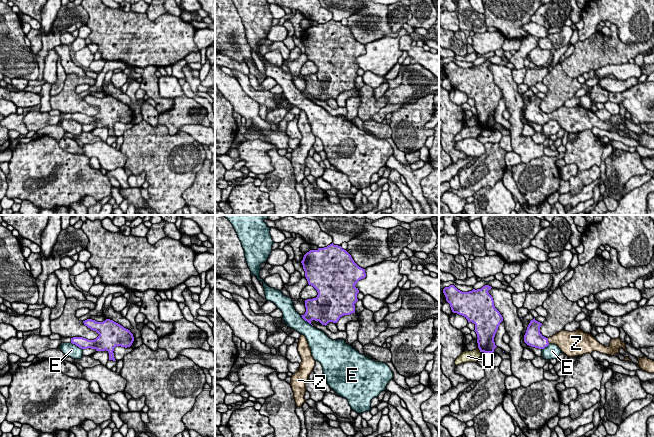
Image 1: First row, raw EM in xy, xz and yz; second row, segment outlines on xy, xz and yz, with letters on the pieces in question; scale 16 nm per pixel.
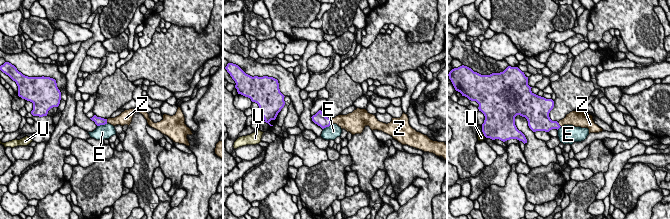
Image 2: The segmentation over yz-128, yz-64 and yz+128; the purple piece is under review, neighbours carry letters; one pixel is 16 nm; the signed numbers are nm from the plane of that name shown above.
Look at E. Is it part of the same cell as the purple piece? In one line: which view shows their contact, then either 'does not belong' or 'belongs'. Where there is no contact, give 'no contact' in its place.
xz | does not belong

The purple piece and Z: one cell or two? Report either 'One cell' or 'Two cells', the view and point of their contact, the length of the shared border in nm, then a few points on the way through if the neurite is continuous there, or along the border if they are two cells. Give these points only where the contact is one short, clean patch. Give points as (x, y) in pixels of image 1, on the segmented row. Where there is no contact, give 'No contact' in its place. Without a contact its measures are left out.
One cell. Touches purple at yz (547, 341). Shared border 100 nm

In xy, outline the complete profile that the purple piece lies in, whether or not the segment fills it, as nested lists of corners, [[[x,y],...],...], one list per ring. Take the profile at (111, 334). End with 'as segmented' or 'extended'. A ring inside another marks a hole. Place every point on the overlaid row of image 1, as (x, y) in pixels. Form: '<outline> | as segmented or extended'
[[[92,319],[83,321],[84,325],[93,331],[96,331],[99,336],[94,340],[88,340],[83,337],[71,338],[71,343],[81,349],[95,349],[96,351],[107,351],[109,360],[116,361],[114,358],[114,348],[116,346],[130,347],[134,341],[133,334],[130,330],[124,328],[113,320],[106,319],[103,322],[97,322]]] | as segmented

